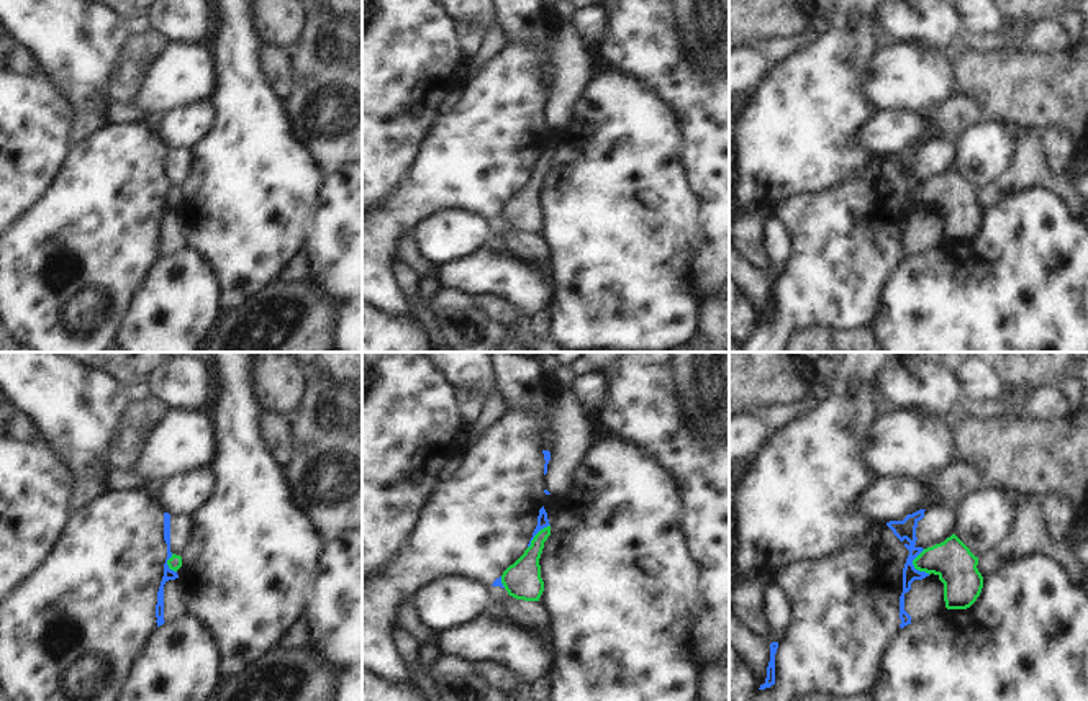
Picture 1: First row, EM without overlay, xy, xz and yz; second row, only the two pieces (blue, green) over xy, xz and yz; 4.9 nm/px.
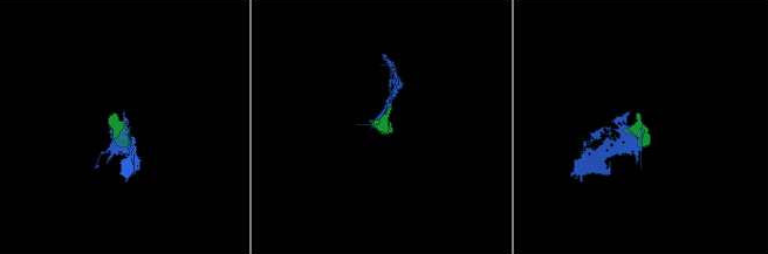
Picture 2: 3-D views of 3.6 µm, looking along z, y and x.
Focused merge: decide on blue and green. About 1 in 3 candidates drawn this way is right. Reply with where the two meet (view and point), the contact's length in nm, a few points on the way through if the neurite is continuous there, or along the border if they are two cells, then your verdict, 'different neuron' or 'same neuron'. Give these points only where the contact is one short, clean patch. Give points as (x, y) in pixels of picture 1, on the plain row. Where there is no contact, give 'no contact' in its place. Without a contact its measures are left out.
meets blue in yz at (913, 198); contact 130 nm long; border along yz (924, 182), (913, 194), (913, 198), (929, 207); different neuron

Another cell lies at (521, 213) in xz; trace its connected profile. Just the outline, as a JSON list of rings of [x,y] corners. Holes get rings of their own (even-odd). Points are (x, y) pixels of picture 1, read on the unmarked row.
[[[551,159],[541,162],[524,187],[503,205],[501,216],[510,229],[524,234],[539,234],[544,224],[539,192],[549,169]]]

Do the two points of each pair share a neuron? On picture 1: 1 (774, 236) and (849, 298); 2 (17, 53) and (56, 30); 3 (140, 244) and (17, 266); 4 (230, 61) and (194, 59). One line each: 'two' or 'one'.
1: two
2: two
3: one
4: two

